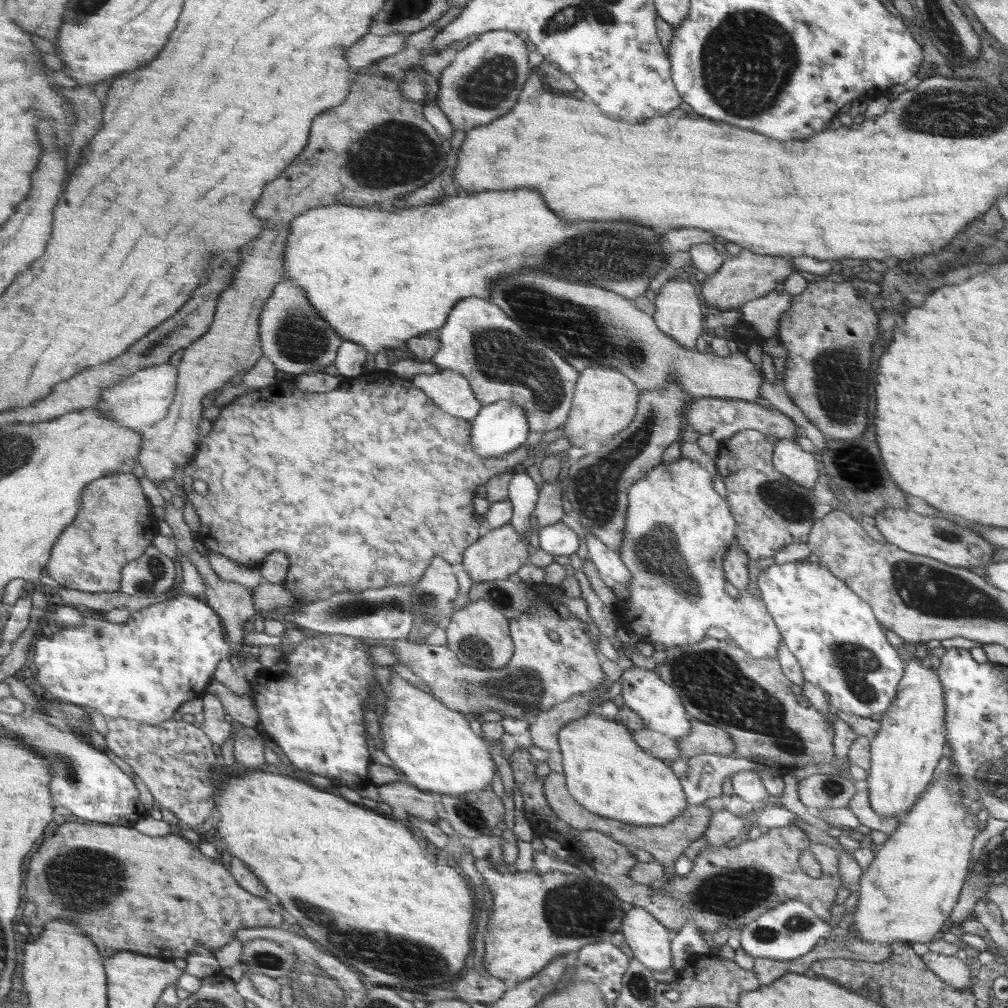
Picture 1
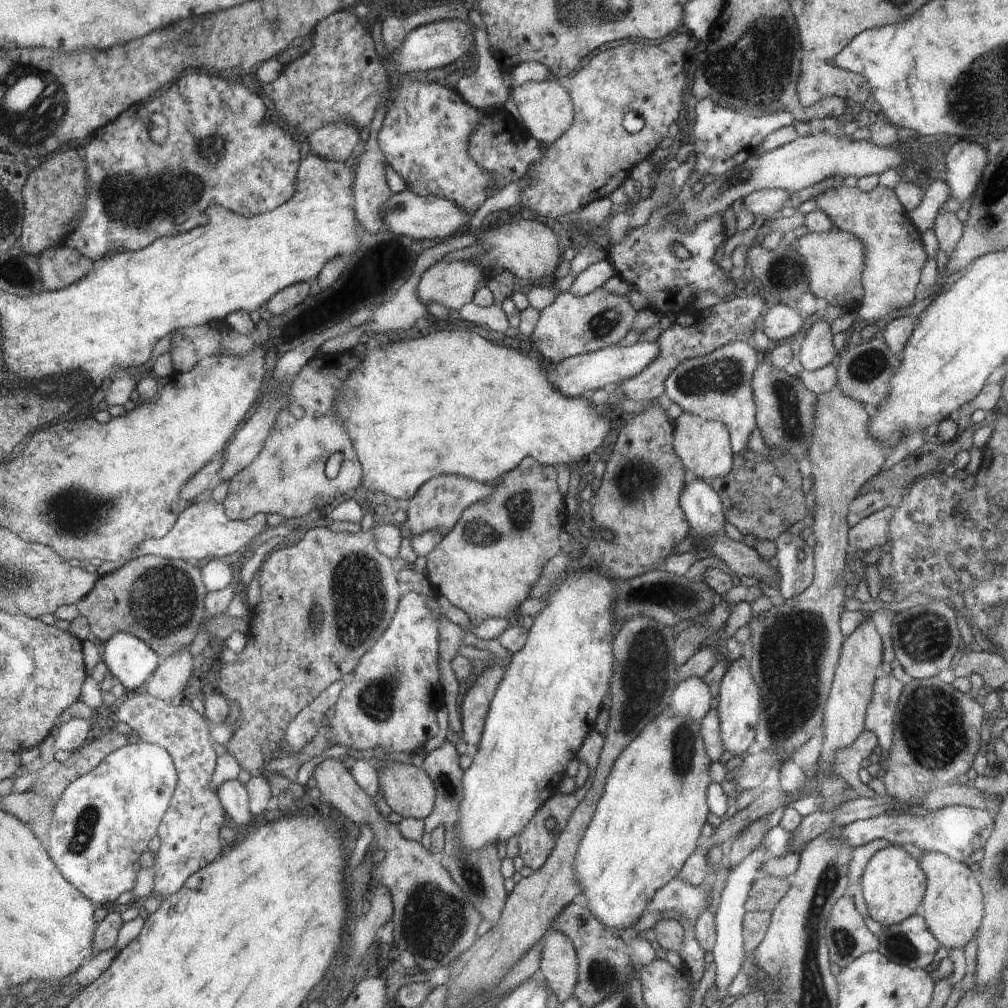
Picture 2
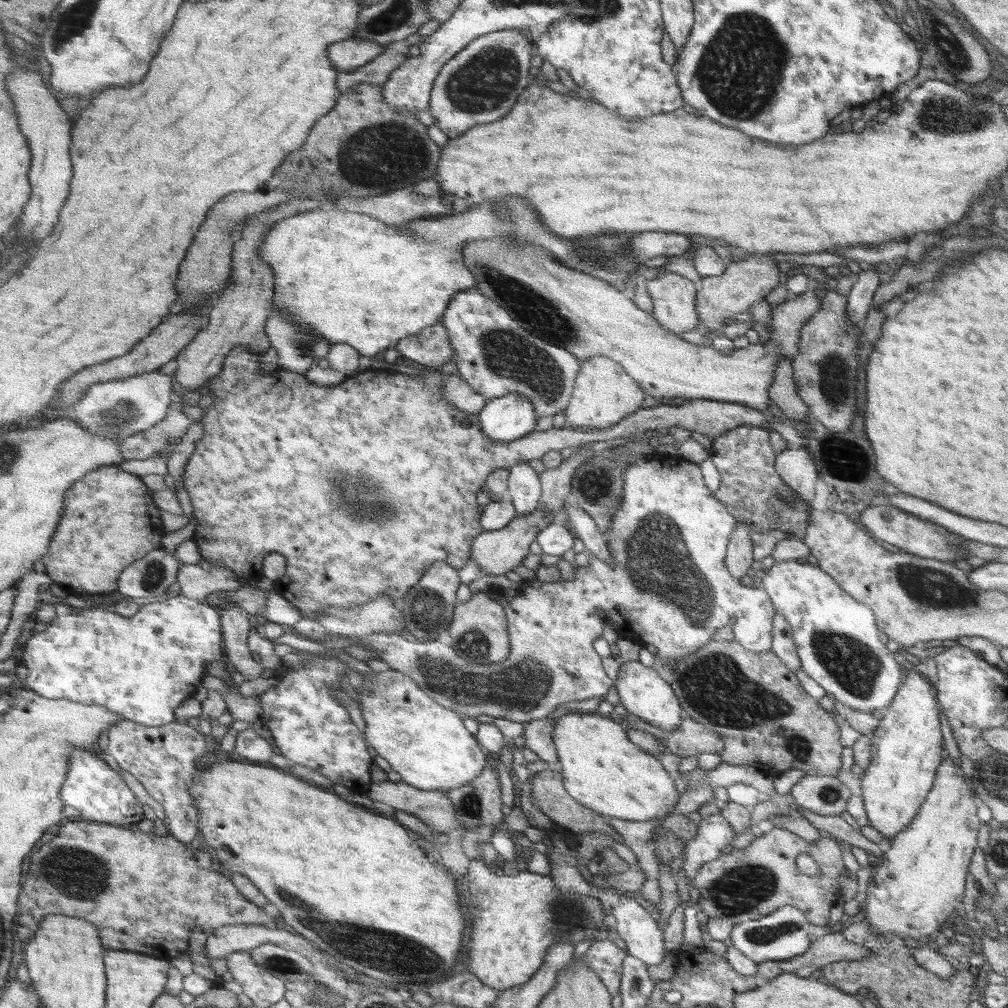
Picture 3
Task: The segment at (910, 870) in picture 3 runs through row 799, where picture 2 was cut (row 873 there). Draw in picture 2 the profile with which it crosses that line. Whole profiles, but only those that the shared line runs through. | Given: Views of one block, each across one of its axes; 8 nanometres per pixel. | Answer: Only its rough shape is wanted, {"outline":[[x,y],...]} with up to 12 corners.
{"outline":[[949,855],[918,860],[928,879],[921,914],[948,950],[985,914],[974,872]]}

